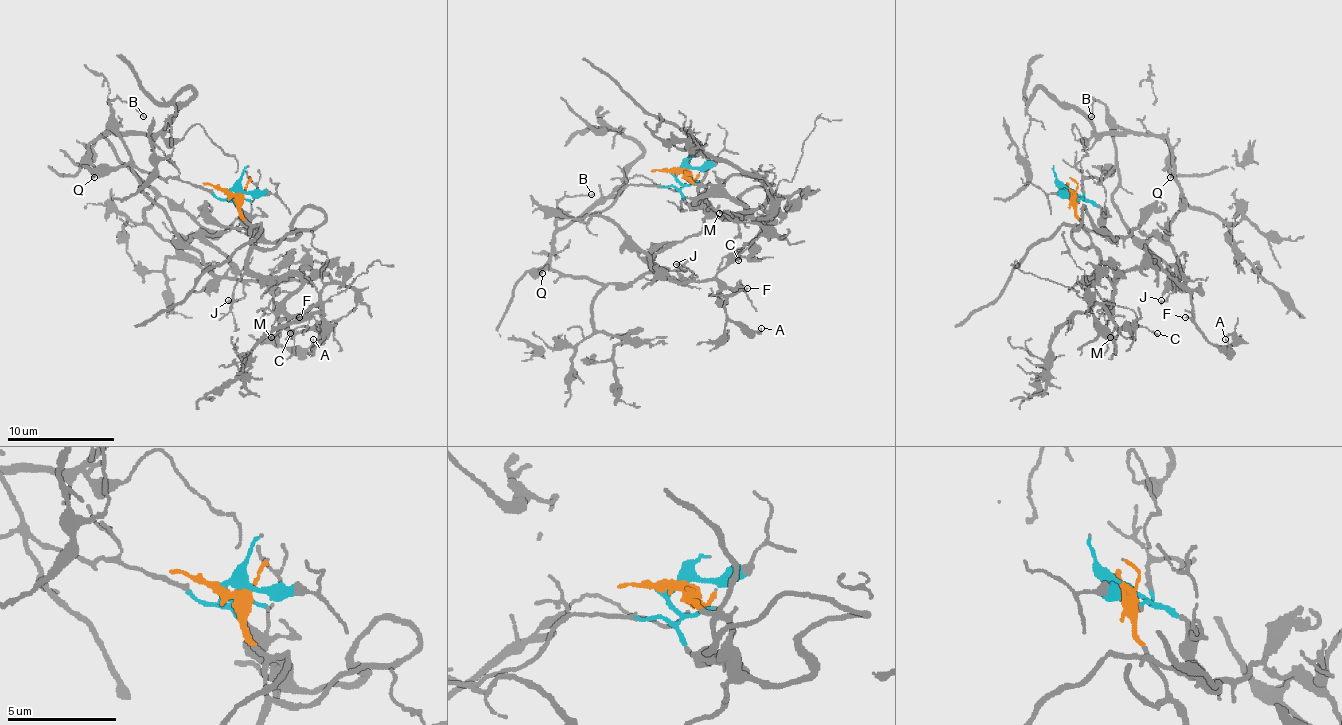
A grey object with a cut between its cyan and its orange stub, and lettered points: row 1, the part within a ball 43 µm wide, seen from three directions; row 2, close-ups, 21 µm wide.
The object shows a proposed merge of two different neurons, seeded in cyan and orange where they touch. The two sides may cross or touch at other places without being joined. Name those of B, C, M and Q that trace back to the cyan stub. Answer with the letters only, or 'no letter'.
B, Q

